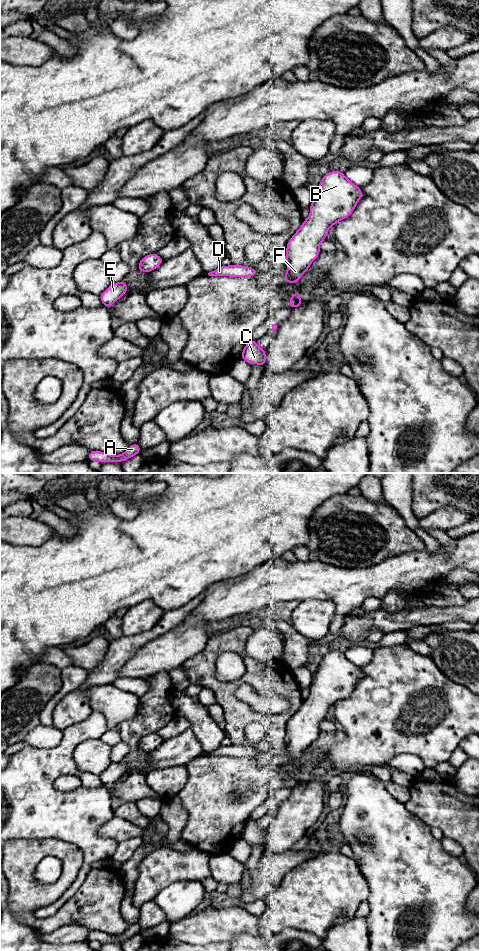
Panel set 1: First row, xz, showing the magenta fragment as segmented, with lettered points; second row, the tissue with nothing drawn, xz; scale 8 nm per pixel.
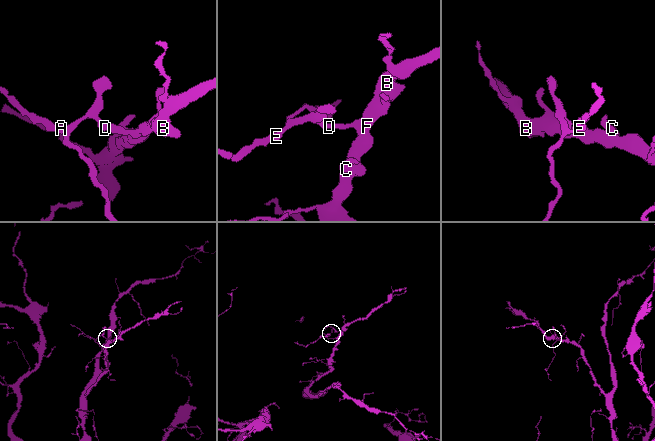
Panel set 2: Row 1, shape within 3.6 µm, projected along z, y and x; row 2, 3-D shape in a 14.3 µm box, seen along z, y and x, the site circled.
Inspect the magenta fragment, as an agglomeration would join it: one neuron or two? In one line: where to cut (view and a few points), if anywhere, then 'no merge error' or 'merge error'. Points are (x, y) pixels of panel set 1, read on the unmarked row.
no cut; no merge error

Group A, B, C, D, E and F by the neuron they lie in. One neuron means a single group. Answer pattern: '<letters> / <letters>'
A B C D E F

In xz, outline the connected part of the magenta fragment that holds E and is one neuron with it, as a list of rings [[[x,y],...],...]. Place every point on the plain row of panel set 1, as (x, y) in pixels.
[[[125,760],[117,763],[112,763],[108,768],[103,771],[99,776],[102,781],[103,786],[110,787],[117,780],[119,780],[124,774],[128,772],[128,768]]]

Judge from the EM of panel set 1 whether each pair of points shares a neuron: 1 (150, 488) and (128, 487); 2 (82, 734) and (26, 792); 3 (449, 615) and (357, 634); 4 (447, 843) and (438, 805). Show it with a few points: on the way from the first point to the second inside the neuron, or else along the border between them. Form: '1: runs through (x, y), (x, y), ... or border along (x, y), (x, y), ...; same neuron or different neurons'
1: runs through (145, 488), (133, 488); same neuron
2: runs through (67, 747), (37, 777); same neuron
3: runs through (426, 615), (414, 616), (400, 621), (380, 621); same neuron
4: border along (443, 835), (455, 840), (464, 852); different neurons

